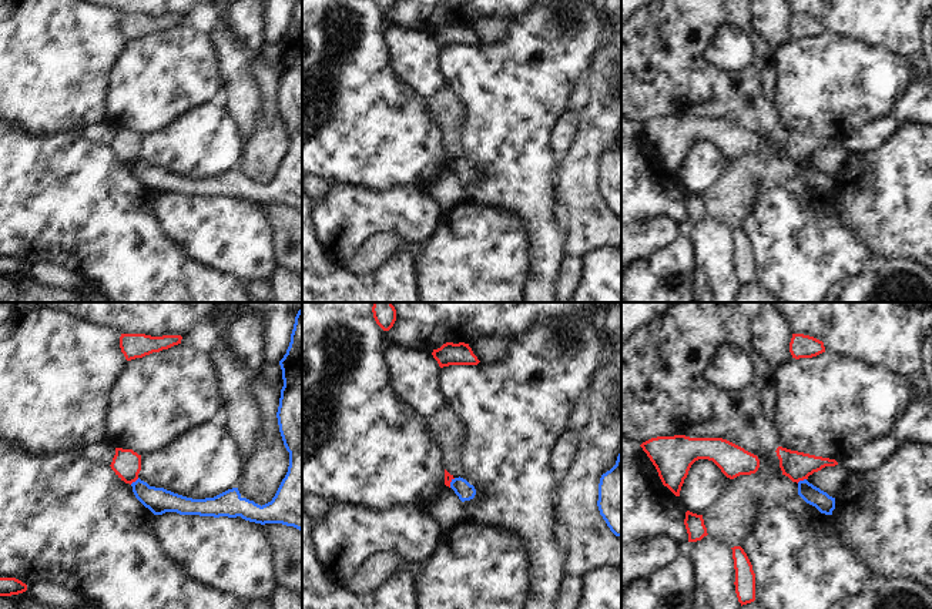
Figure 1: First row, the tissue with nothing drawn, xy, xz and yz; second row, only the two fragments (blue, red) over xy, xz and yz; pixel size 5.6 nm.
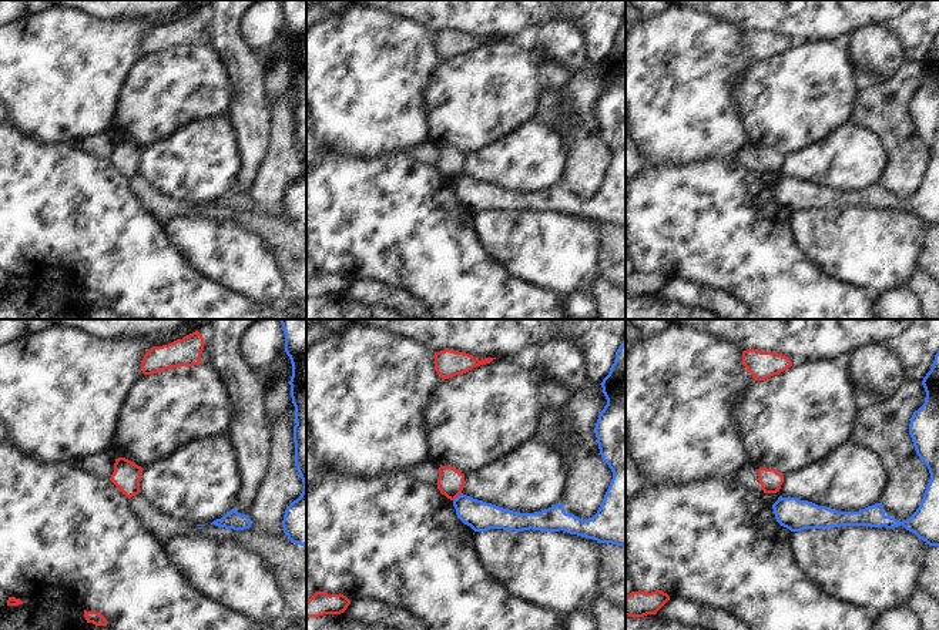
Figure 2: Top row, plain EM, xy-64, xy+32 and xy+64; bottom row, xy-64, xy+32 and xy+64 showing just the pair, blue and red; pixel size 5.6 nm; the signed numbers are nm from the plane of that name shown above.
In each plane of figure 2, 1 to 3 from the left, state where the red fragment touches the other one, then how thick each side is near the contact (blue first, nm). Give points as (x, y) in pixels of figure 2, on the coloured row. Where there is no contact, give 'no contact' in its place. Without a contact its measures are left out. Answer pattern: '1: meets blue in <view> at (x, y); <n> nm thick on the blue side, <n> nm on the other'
1: no contact
2: meets blue in xy+32 at (458, 496); 170 nm thick on the blue side, 150 nm on the other
3: no contact

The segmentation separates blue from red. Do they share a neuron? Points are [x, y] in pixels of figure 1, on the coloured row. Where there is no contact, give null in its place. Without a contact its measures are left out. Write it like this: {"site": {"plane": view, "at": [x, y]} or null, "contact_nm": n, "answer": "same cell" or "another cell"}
{"site": {"plane": "yz", "at": [801, 481]}, "contact_nm": 60, "answer": "another cell"}

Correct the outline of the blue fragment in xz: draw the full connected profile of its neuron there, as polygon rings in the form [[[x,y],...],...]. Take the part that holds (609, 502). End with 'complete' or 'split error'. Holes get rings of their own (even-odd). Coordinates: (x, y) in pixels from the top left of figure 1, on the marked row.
[[[621,451],[616,465],[600,478],[597,506],[610,531],[621,538]]]; complete

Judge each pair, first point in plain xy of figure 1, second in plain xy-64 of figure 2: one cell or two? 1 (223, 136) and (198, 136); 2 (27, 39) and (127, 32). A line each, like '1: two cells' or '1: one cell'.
1: one cell
2: one cell

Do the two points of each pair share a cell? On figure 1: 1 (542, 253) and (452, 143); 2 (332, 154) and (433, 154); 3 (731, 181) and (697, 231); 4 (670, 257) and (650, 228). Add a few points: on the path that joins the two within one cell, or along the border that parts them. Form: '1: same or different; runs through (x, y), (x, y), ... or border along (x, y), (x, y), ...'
1: different; border along (463, 121), (459, 156)
2: same; runs through (358, 154), (408, 154)
3: different; border along (707, 216), (730, 228)
4: different; border along (684, 228), (671, 243), (636, 261)

